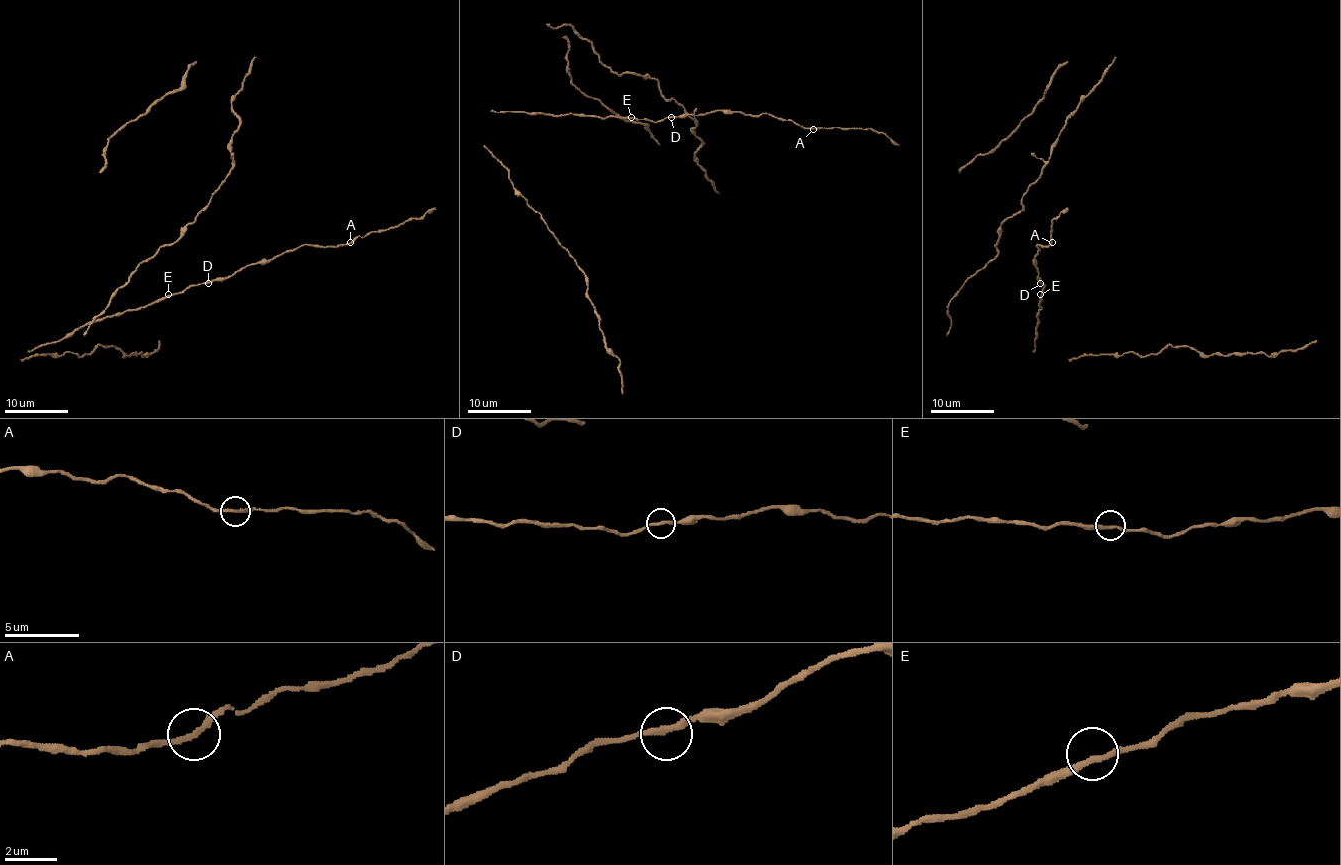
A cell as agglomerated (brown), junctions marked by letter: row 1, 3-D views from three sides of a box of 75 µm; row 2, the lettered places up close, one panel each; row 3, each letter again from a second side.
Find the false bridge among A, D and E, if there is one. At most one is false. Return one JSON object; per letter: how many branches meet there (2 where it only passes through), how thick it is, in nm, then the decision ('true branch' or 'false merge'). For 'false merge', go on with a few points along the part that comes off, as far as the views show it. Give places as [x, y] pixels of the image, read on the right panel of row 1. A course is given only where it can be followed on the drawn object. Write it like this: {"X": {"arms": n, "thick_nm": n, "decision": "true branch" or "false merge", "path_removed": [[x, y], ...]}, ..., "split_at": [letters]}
{"A": {"arms": 2, "thick_nm": 240, "decision": "true branch"}, "D": {"arms": 2, "thick_nm": 220, "decision": "true branch"}, "E": {"arms": 2, "thick_nm": 240, "decision": "true branch"}, "split_at": []}

